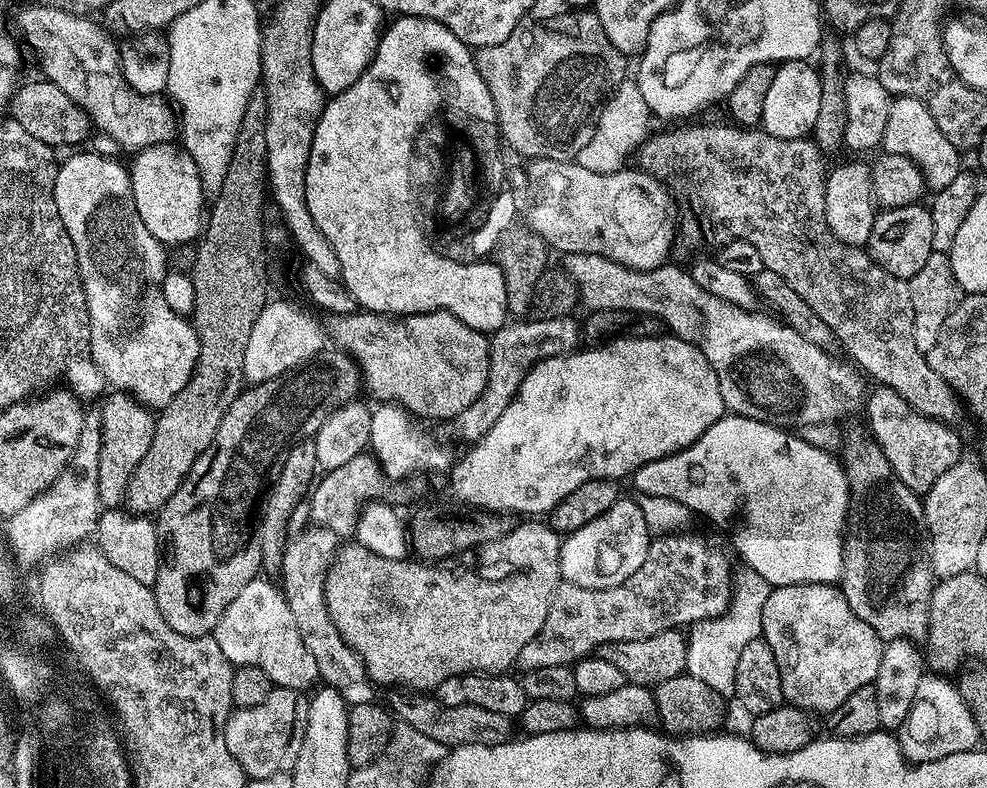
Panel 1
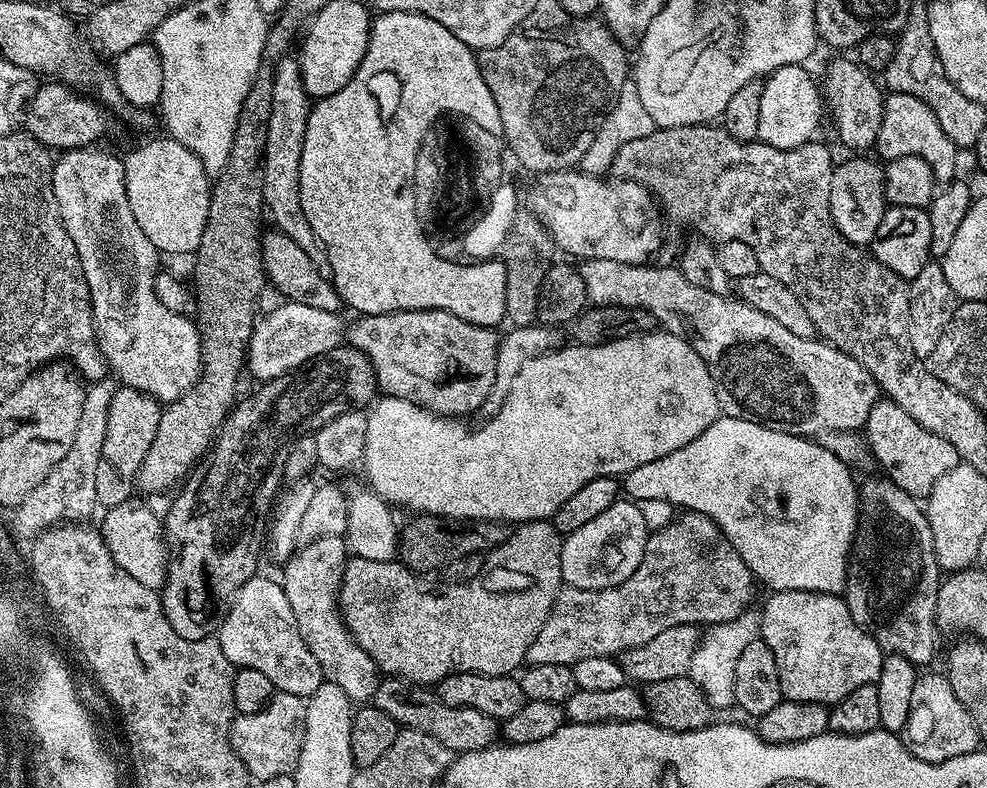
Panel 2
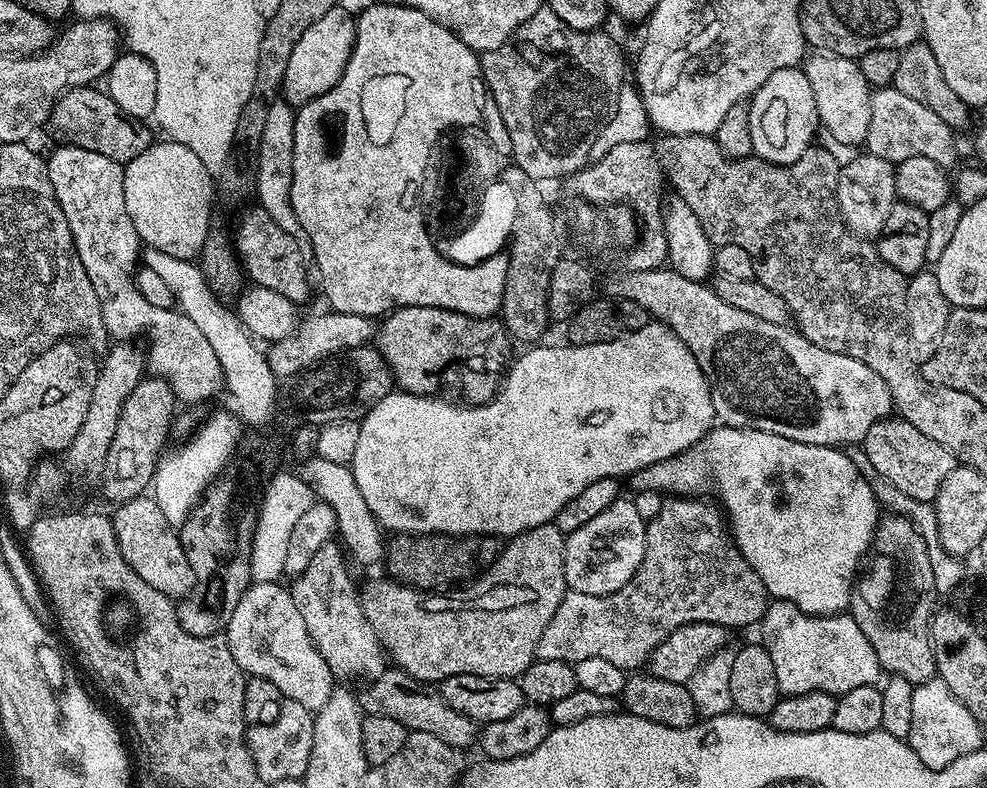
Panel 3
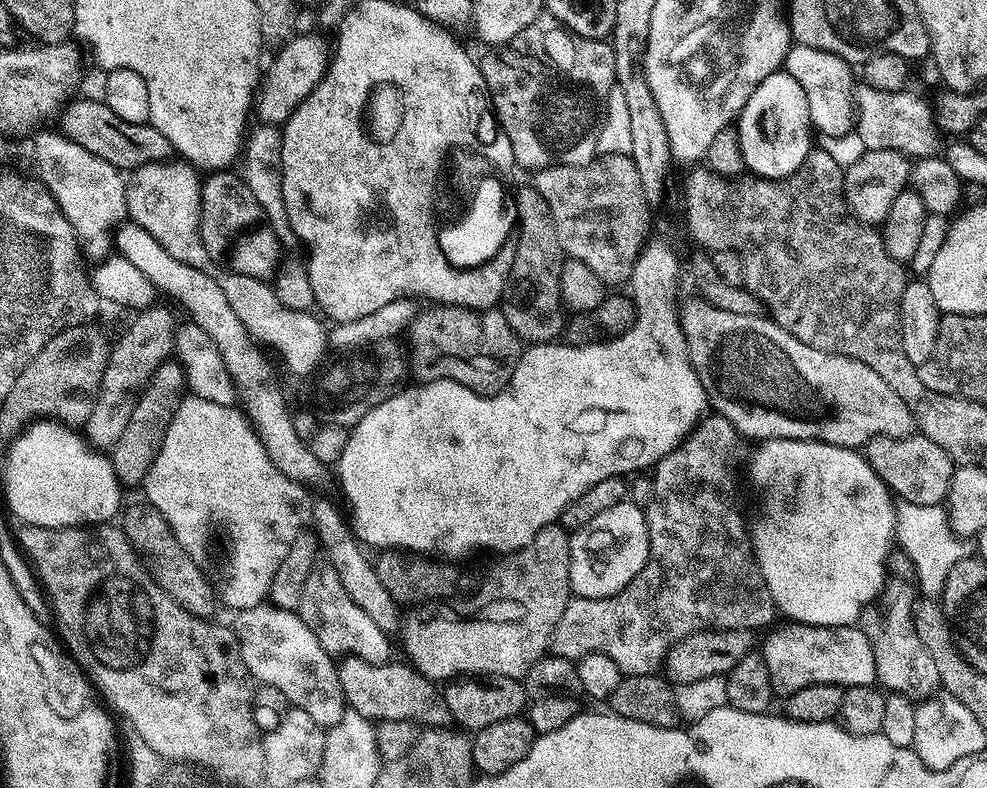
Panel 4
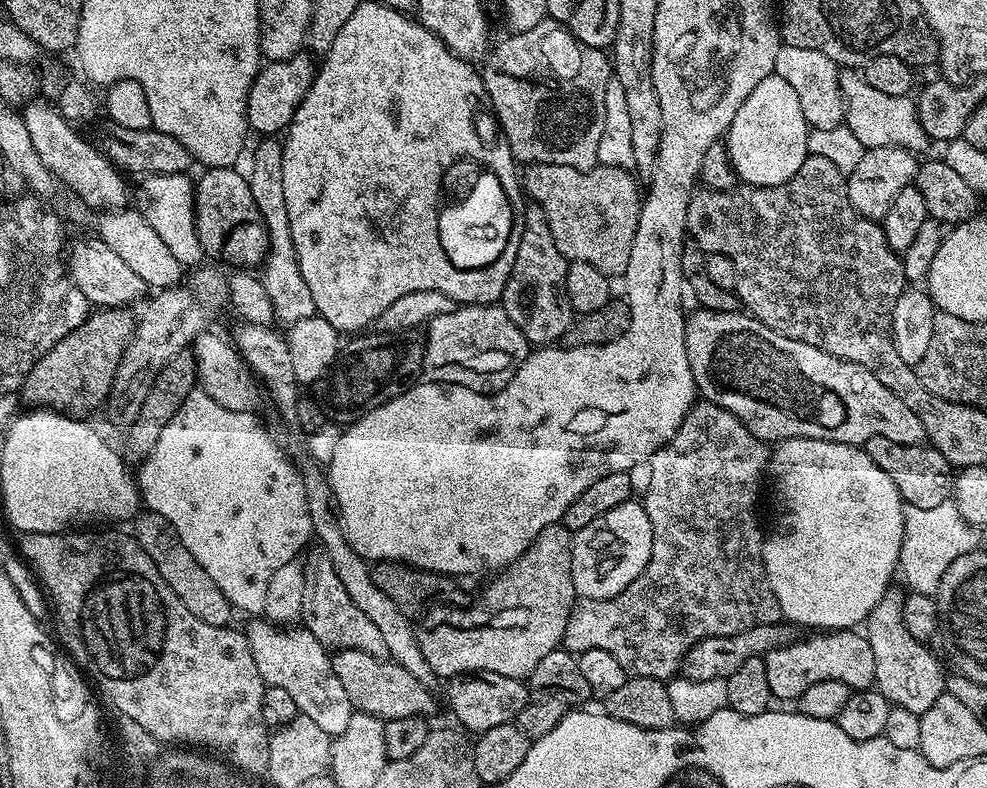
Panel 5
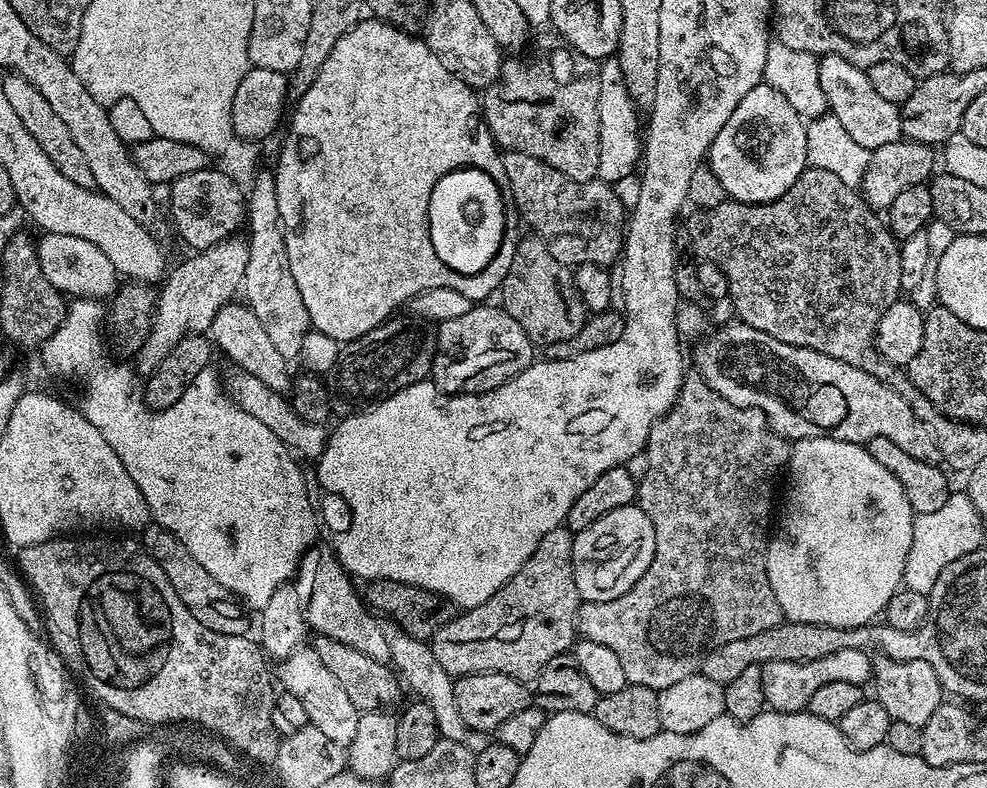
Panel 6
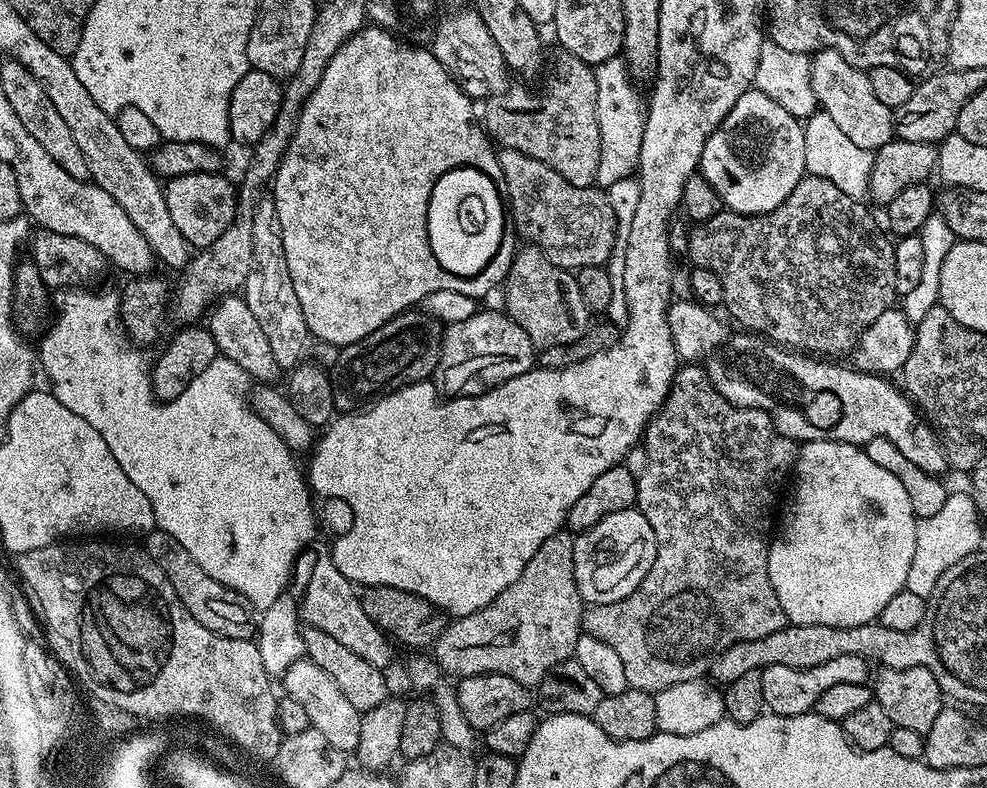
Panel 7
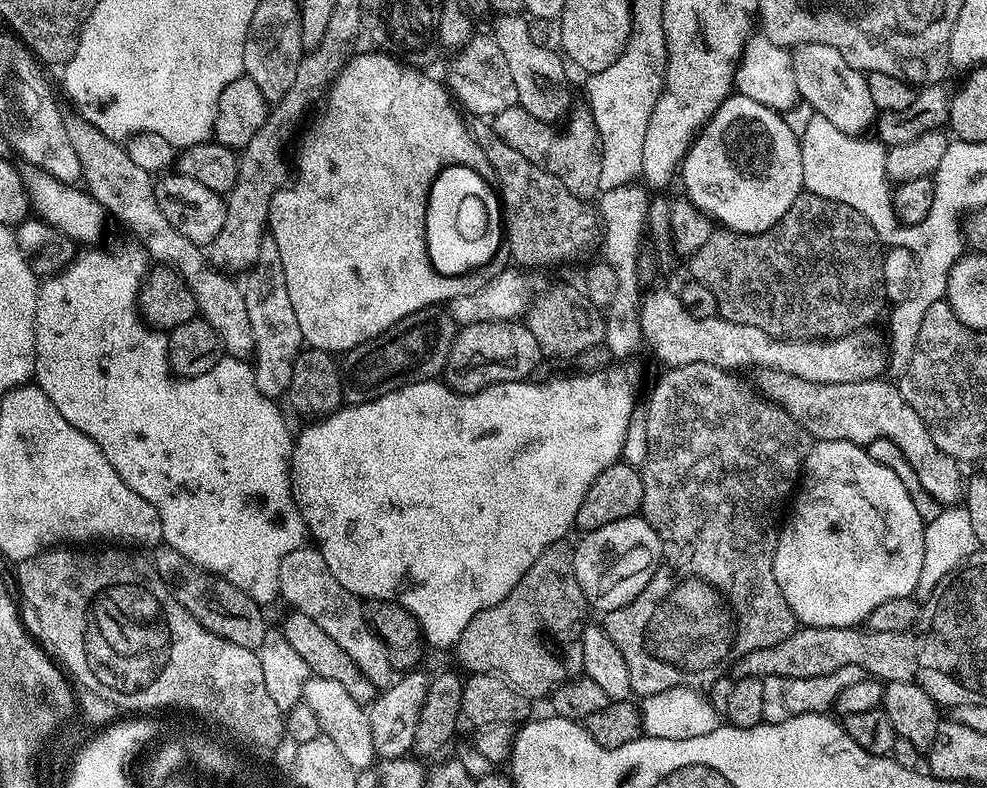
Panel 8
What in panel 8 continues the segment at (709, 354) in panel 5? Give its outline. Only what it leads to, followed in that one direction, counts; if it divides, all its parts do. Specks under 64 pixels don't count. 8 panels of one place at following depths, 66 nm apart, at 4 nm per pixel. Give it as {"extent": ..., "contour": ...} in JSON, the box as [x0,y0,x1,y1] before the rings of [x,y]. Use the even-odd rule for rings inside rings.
{"extent":[782,376,966,506],"contour":[[[796,376],[787,377],[788,385],[784,388],[784,400],[782,406],[792,416],[792,421],[808,433],[809,437],[816,440],[849,440],[855,444],[866,446],[874,442],[874,438],[890,438],[902,454],[914,466],[914,474],[918,474],[918,482],[922,482],[924,489],[930,493],[942,506],[956,506],[961,503],[966,487],[965,481],[960,480],[961,465],[953,456],[947,456],[930,438],[930,430],[914,414],[912,407],[904,401],[899,387],[895,383],[887,384],[887,379],[877,378],[874,380],[859,380],[851,384],[842,382],[841,384],[815,384],[806,380],[800,380]]]}

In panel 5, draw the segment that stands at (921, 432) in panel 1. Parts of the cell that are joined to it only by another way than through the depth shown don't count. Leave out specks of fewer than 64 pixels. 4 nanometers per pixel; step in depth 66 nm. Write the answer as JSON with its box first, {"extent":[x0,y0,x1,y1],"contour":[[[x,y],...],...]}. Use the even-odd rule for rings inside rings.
{"extent":[862,436,954,509],"contour":[[[881,436],[870,438],[862,447],[874,462],[874,466],[878,466],[878,470],[884,470],[890,476],[890,482],[894,482],[905,505],[929,509],[950,500],[954,487],[954,469],[938,449],[927,443],[890,442],[890,438]]]}

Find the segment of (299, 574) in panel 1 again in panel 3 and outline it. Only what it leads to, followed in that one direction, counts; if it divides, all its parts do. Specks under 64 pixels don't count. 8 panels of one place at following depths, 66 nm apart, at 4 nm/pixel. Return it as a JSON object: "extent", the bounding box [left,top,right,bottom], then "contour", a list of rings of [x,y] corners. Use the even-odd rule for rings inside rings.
{"extent":[290,543,390,682],"contour":[[[339,543],[324,544],[322,550],[310,558],[306,570],[302,570],[302,574],[291,581],[290,591],[294,606],[298,606],[298,614],[302,614],[306,634],[310,634],[318,654],[326,658],[326,666],[330,666],[333,677],[340,682],[367,682],[382,675],[390,661],[370,622],[366,622],[357,585],[352,585],[344,558],[346,560],[346,554]]]}

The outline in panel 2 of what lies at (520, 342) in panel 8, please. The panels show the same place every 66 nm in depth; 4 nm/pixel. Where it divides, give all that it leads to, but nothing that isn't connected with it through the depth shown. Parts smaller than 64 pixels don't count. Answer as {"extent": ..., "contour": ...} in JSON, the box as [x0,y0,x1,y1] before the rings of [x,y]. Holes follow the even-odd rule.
{"extent":[346,310,501,418],"contour":[[[414,310],[413,312],[383,312],[373,316],[361,315],[356,318],[353,324],[349,323],[346,328],[346,340],[351,347],[357,348],[372,362],[372,375],[376,377],[376,387],[384,396],[402,398],[414,406],[422,406],[428,412],[436,412],[440,416],[450,416],[453,418],[467,417],[467,412],[480,412],[484,403],[488,400],[488,395],[492,393],[492,387],[496,385],[496,366],[498,364],[498,346],[501,337],[496,328],[480,328],[476,324],[466,322],[449,312],[442,310]]]}

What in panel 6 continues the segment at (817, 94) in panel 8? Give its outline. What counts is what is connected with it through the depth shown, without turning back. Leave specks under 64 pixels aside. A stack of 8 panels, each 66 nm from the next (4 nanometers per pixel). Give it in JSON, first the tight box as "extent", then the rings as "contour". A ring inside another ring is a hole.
{"extent":[819,54,901,150],"contour":[[[831,54],[821,55],[819,62],[822,94],[826,94],[828,112],[836,116],[838,122],[842,122],[846,134],[850,134],[850,138],[854,138],[858,146],[871,150],[901,139],[901,105],[886,102],[886,98],[879,96],[874,91],[874,86],[870,86],[870,78],[865,69],[852,64],[846,58]]]}

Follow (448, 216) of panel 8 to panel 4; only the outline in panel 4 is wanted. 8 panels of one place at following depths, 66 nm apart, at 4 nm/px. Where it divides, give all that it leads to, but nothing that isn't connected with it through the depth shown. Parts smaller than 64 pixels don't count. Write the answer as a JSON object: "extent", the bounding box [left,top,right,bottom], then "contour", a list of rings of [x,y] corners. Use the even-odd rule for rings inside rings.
{"extent":[439,177,516,268],"contour":[[[488,177],[478,188],[467,207],[468,214],[458,223],[439,231],[441,250],[452,265],[460,268],[476,268],[497,253],[502,242],[511,237],[516,223],[515,197],[506,192],[497,177]]]}

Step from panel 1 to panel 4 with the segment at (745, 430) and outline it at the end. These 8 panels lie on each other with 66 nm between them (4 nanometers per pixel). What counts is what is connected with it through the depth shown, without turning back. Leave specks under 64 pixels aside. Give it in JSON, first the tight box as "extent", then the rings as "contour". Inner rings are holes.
{"extent":[748,440,896,628],"contour":[[[762,440],[755,445],[756,448],[752,452],[752,457],[748,460],[748,480],[752,483],[752,488],[756,491],[756,500],[760,505],[756,508],[756,521],[751,521],[750,524],[750,535],[752,537],[752,553],[756,556],[756,565],[760,568],[760,573],[762,578],[766,582],[766,586],[770,590],[770,594],[774,598],[777,609],[781,613],[784,612],[789,621],[795,622],[797,624],[817,624],[818,626],[826,626],[827,628],[846,628],[855,625],[860,619],[860,613],[865,611],[869,607],[868,604],[877,599],[880,593],[884,591],[884,585],[886,583],[886,575],[884,576],[884,563],[888,560],[888,547],[894,544],[894,533],[896,530],[895,524],[895,508],[894,508],[894,498],[889,492],[888,488],[882,482],[882,478],[878,478],[878,474],[875,470],[868,465],[867,459],[857,449],[855,448],[843,448],[842,446],[834,446],[833,444],[823,444],[821,440]]]}

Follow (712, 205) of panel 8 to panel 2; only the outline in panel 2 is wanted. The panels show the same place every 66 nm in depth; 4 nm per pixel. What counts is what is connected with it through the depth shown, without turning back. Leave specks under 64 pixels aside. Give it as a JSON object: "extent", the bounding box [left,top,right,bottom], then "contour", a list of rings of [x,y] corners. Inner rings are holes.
{"extent":[758,64,822,150],"contour":[[[804,64],[782,66],[764,80],[762,111],[758,113],[758,139],[778,150],[790,150],[809,143],[820,124],[822,92],[816,89]]]}

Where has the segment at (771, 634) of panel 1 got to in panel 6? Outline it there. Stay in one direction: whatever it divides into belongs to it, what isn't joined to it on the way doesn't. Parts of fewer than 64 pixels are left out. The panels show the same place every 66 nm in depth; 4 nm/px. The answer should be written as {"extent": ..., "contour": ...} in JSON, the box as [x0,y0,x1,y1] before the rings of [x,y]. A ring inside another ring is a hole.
{"extent":[760,648,873,712],"contour":[[[862,648],[834,650],[826,654],[826,658],[818,658],[810,662],[777,660],[766,662],[760,665],[764,703],[773,712],[803,712],[810,702],[810,694],[814,694],[814,690],[819,690],[830,682],[854,682],[861,686],[867,685],[867,680],[869,683],[873,679],[873,663],[873,657]]]}

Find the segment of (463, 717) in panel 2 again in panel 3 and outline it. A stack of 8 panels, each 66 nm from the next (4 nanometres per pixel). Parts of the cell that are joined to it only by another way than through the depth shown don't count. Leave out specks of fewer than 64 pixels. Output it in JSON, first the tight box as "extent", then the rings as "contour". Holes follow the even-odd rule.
{"extent":[359,666,478,750],"contour":[[[392,666],[378,678],[367,681],[363,685],[364,693],[359,693],[360,710],[364,716],[381,716],[382,718],[394,718],[394,722],[402,722],[409,732],[421,732],[422,734],[434,734],[434,738],[446,742],[446,746],[454,746],[461,750],[475,745],[478,740],[478,725],[476,721],[466,718],[466,714],[458,714],[446,706],[439,691],[432,692],[423,680],[416,680],[410,674],[401,672],[399,668]]]}

